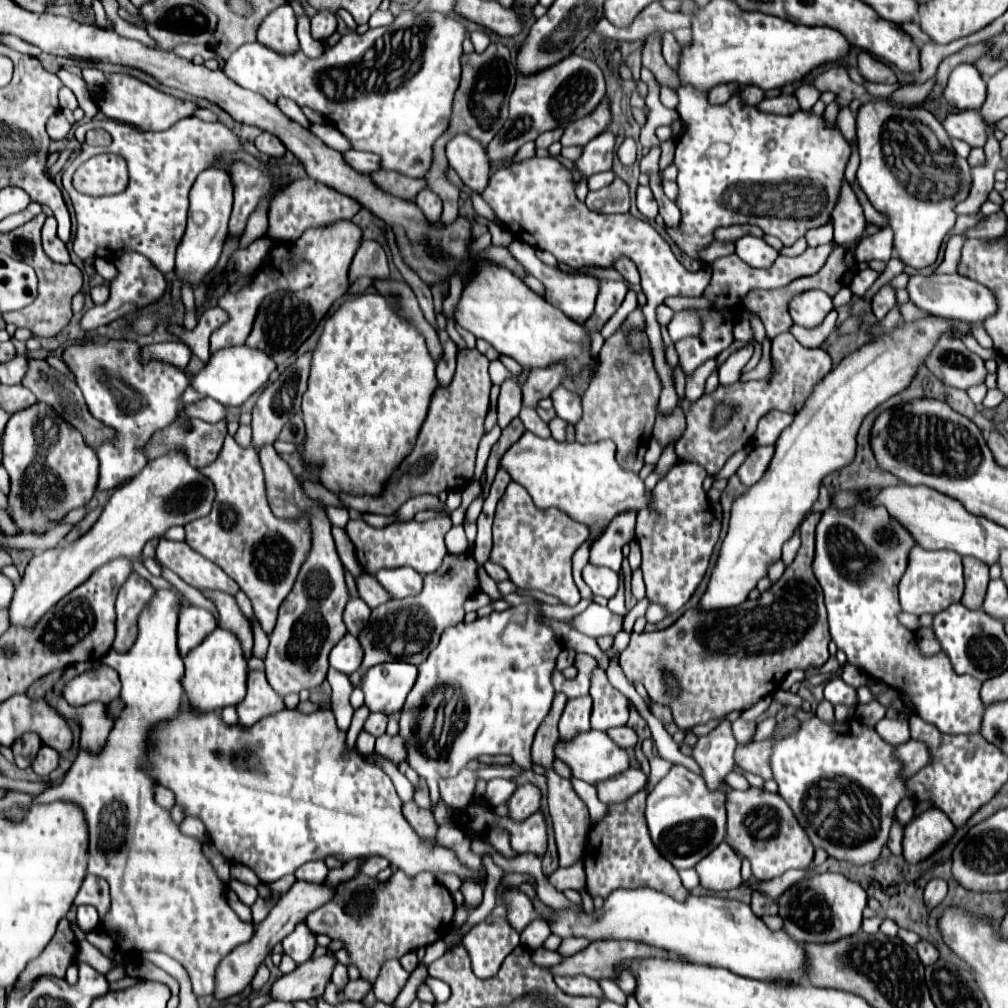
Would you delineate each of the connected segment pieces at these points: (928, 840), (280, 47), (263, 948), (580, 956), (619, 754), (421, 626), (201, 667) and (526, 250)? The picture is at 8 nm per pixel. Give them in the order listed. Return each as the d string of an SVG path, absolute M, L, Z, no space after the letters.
M927 810L905 826L903 856L907 862L923 862L955 834L955 826L941 810Z
M289 4L273 10L259 26L257 40L277 54L295 54L299 50L299 40L295 34L295 14Z
M297 880L297 882L289 888L289 892L285 892L283 898L271 908L269 916L255 928L253 938L251 938L249 942L241 944L241 946L237 946L233 952L229 952L229 954L221 960L221 964L217 966L217 974L215 974L215 992L213 992L213 998L219 1000L219 1002L223 1002L223 1000L227 1000L227 998L231 998L231 996L243 992L243 990L251 984L251 980L253 980L257 968L259 968L261 962L271 954L271 950L275 948L275 944L281 942L289 932L293 932L295 926L297 926L299 922L303 922L311 912L315 912L317 908L325 906L325 902L329 902L329 898L333 898L335 894L337 894L337 886L331 886L331 884L327 884L327 882L315 884L315 882Z
M601 940L601 942L591 942L585 950L567 956L563 962L557 966L549 966L547 970L553 976L589 976L593 980L601 978L611 978L613 968L629 958L649 958L649 956L659 956L659 958L671 958L679 960L675 954L669 954L659 948L649 948L639 942L629 942L629 940Z
M599 730L581 732L581 734L573 736L569 742L559 740L555 744L555 758L565 762L571 768L571 778L579 778L579 780L585 780L589 784L595 784L597 780L611 778L613 774L619 774L625 768L629 768L627 752L621 750L605 732L599 732Z
M471 552L447 554L439 570L425 576L425 586L419 594L403 600L391 600L373 610L369 626L361 630L359 642L365 650L361 670L381 662L411 662L421 664L437 646L443 630L463 620L463 602L479 590L479 564Z
M215 628L205 642L185 656L185 674L181 678L183 694L189 706L197 712L213 712L225 706L237 706L245 698L247 662L241 654L241 646L235 634L225 628Z
M513 240L513 244L507 248L511 252L511 256L531 274L535 276L543 286L545 286L545 300L551 302L555 308L559 308L565 316L569 316L573 322L583 324L589 314L593 312L593 304L599 292L599 280L595 276L583 274L581 270L573 270L573 272L563 272L555 266L547 266L543 264L537 256L535 256L535 248L531 248L529 244L521 244L519 240Z

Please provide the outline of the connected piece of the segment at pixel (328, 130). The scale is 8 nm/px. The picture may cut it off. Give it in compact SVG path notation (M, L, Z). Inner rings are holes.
M309 124L309 130L319 138L323 140L329 148L335 148L339 152L345 152L349 150L349 140L335 128L335 126L329 126L329 124Z

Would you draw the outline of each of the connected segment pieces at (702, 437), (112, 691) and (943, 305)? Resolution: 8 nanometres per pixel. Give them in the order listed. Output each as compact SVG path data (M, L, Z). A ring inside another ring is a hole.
M781 334L781 338L775 338L773 346L771 346L771 376L769 376L769 380L735 382L729 386L719 384L715 388L715 392L703 394L697 402L691 404L691 408L685 414L687 430L681 436L681 440L675 444L677 458L681 462L695 462L695 464L703 466L709 474L717 474L737 450L745 448L745 444L751 442L757 422L769 410L783 410L787 414L795 414L797 410L801 410L801 406L805 404L805 398L809 398L813 386L831 368L833 368L832 359L823 348L805 348L791 334ZM719 402L737 406L737 412L733 414L731 422L725 428L713 430L711 414L713 414L713 406Z
M101 664L93 672L85 672L65 684L63 698L71 706L83 706L89 702L111 702L119 696L119 676L111 666Z
M915 274L907 282L907 292L909 292L911 302L917 308L929 314L937 314L943 318L957 318L957 320L971 322L971 324L985 320L989 314L997 310L995 298L993 294L989 294L989 290L985 290L985 286L969 278L963 278L959 274L929 274L929 276Z

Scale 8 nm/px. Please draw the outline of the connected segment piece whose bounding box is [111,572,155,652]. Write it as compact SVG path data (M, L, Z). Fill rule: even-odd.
M131 572L117 596L117 636L111 646L115 652L125 652L133 646L139 634L137 620L153 596L155 588L145 578Z

